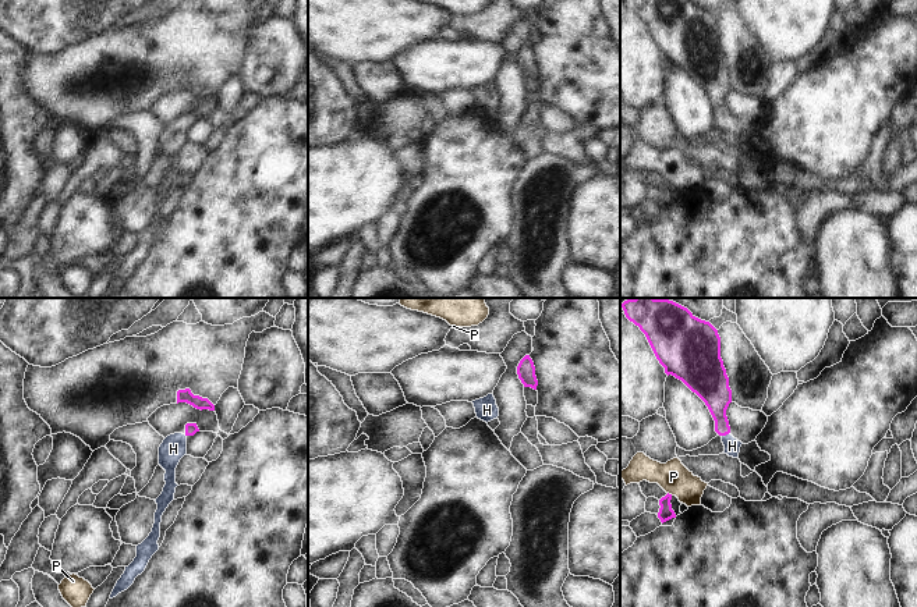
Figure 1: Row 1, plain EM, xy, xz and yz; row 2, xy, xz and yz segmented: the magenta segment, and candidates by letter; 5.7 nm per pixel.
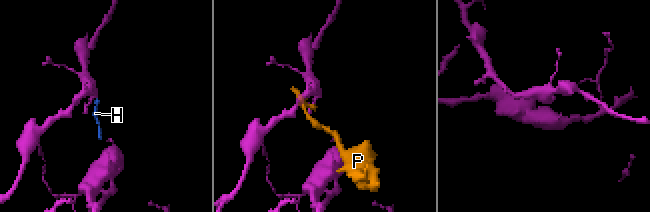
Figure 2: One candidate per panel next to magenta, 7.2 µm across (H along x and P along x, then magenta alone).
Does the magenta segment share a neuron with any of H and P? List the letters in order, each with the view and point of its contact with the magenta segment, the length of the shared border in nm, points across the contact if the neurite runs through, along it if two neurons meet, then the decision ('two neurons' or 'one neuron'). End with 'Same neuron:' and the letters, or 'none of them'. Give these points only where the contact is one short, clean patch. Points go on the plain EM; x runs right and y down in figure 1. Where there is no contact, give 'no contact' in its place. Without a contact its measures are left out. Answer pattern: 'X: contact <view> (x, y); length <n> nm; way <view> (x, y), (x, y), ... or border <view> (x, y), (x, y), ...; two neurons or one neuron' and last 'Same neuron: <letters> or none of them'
H: contact yz (725, 123); length 50 nm; way yz (717, 82), (718, 102), (725, 123), (732, 134); one neuron
P: contact yz (671, 183); length 40 nm; border yz (668, 180), (672, 183); two neurons
Same neuron: H

